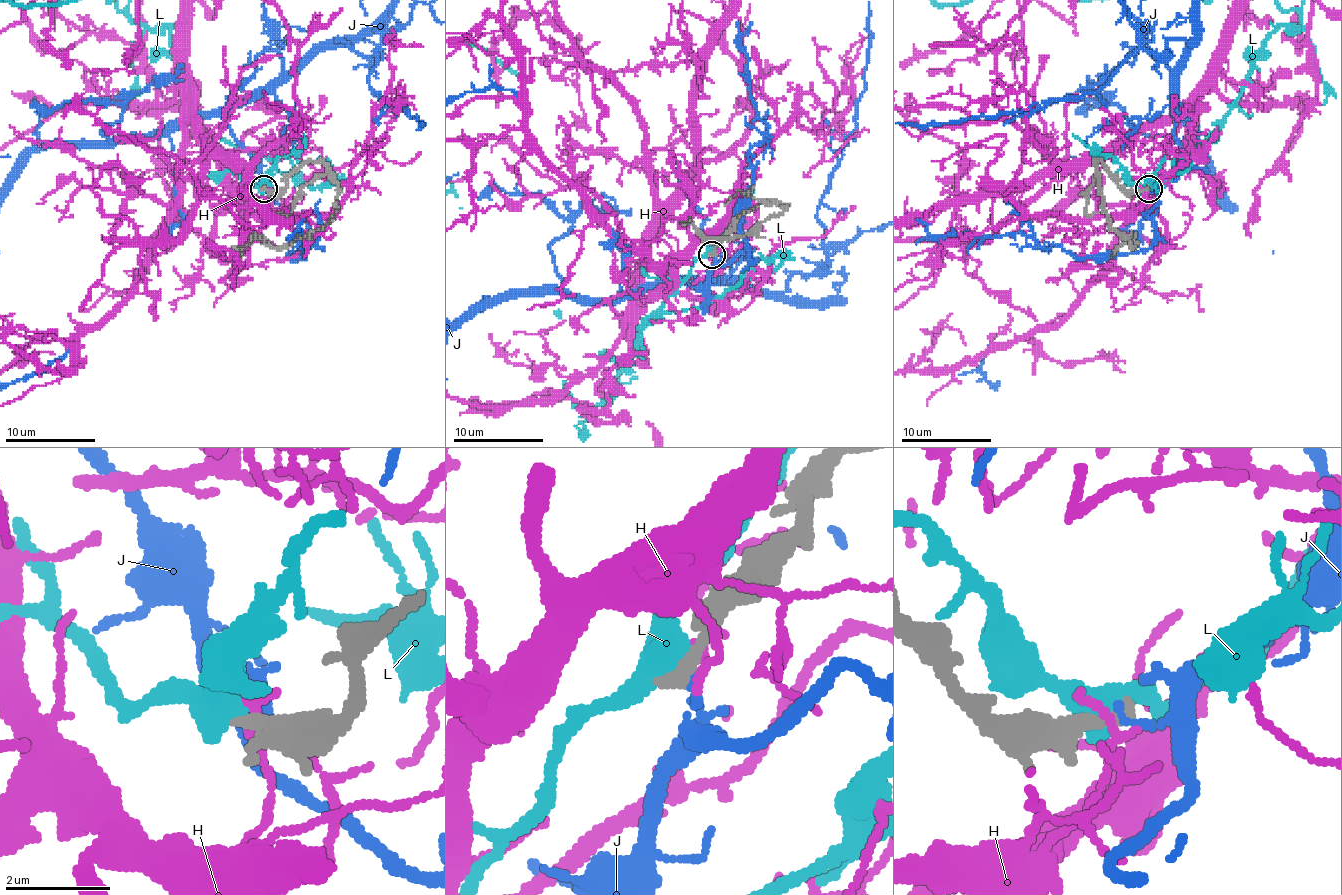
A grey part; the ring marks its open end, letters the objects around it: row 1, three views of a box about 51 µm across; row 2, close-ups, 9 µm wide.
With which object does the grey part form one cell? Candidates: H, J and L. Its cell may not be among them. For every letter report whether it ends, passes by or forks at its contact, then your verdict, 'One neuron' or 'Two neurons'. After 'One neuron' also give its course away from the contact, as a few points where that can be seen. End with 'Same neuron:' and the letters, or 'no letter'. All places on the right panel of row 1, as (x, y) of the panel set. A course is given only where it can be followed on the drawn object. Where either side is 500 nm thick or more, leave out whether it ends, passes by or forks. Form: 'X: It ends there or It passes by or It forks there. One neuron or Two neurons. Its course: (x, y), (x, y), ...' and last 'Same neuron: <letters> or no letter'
H: It ends there. Two neurons
J: It ends there. Two neurons
L: Two neurons
Same neuron: no letter

